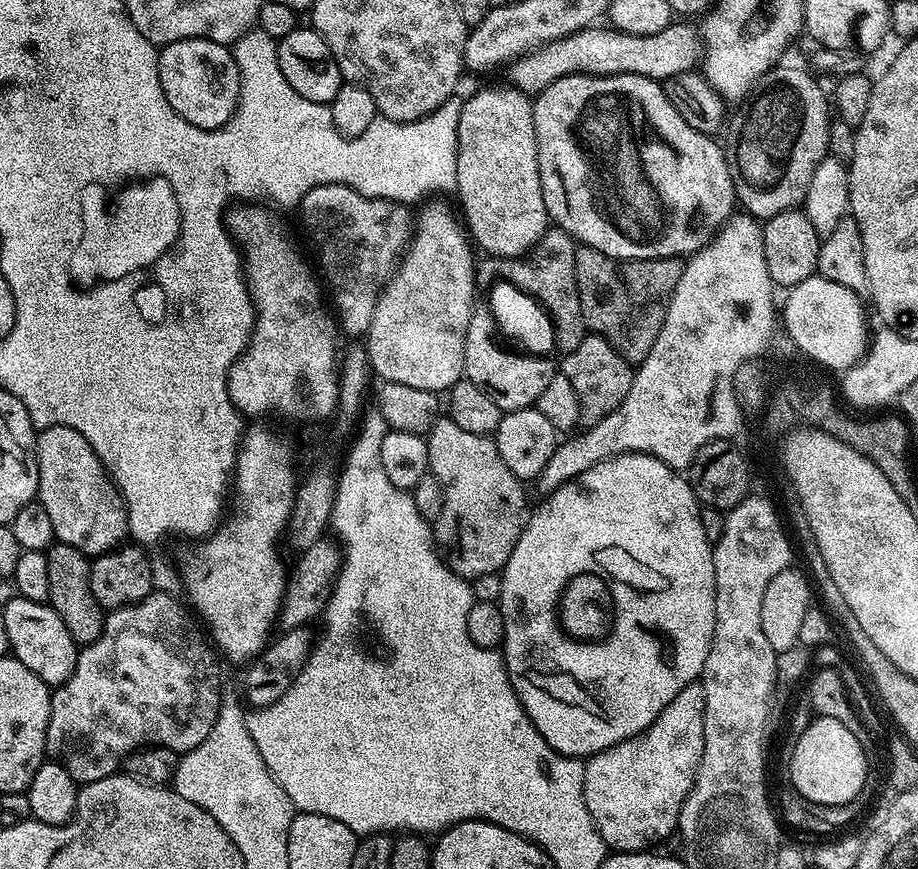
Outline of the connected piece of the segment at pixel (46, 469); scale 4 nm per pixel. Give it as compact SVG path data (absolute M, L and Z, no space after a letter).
M61 424L43 429L36 437L36 461L38 499L42 506L46 506L46 514L54 526L54 534L59 543L74 546L74 550L82 550L89 558L103 556L105 552L125 543L128 536L128 511L124 498L98 454L94 454L90 442L86 442L86 438L78 434L78 430Z

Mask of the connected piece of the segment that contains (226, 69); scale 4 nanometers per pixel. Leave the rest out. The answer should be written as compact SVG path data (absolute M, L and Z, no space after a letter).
M206 38L170 42L159 49L156 65L166 102L170 102L173 110L186 118L190 126L213 132L236 112L240 104L240 67L229 45Z

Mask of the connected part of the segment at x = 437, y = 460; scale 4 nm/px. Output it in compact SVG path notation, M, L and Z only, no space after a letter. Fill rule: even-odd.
M441 418L434 422L426 439L431 475L438 477L440 485L444 487L444 505L442 514L434 522L434 536L439 547L446 553L448 567L469 582L476 582L479 576L488 576L491 572L499 573L510 558L516 545L516 537L522 534L526 517L530 512L530 504L524 501L525 485L516 479L510 466L502 462L498 454L498 446L492 436L470 434L466 430L458 430L453 420ZM503 500L512 504L512 521L508 521L508 516L500 505Z

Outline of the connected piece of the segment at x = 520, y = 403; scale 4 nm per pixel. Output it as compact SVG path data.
M488 306L473 307L470 326L466 326L466 342L464 343L464 376L478 390L490 394L494 402L498 402L501 413L513 412L519 408L530 408L535 405L538 394L546 390L550 378L558 371L543 355L529 355L524 350L511 352L500 345L497 324Z

